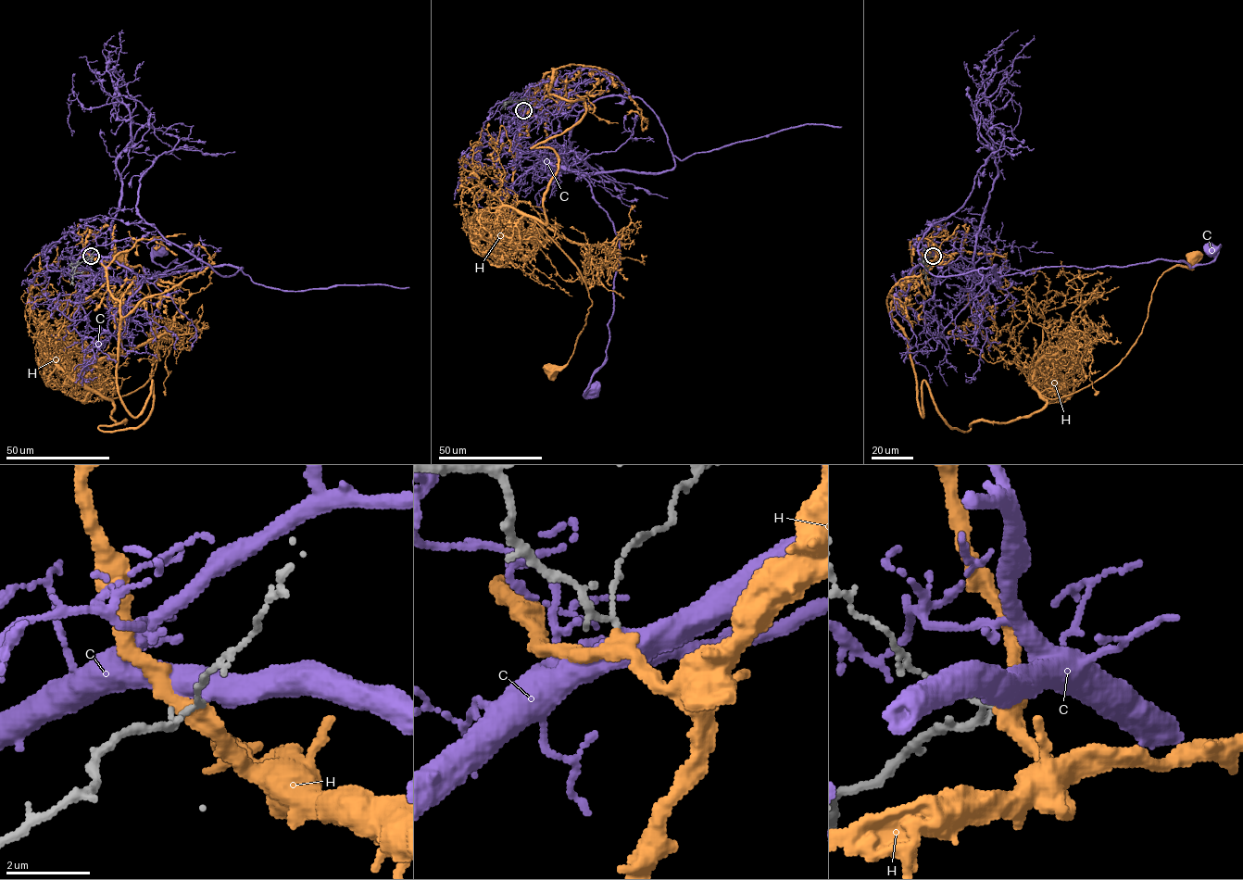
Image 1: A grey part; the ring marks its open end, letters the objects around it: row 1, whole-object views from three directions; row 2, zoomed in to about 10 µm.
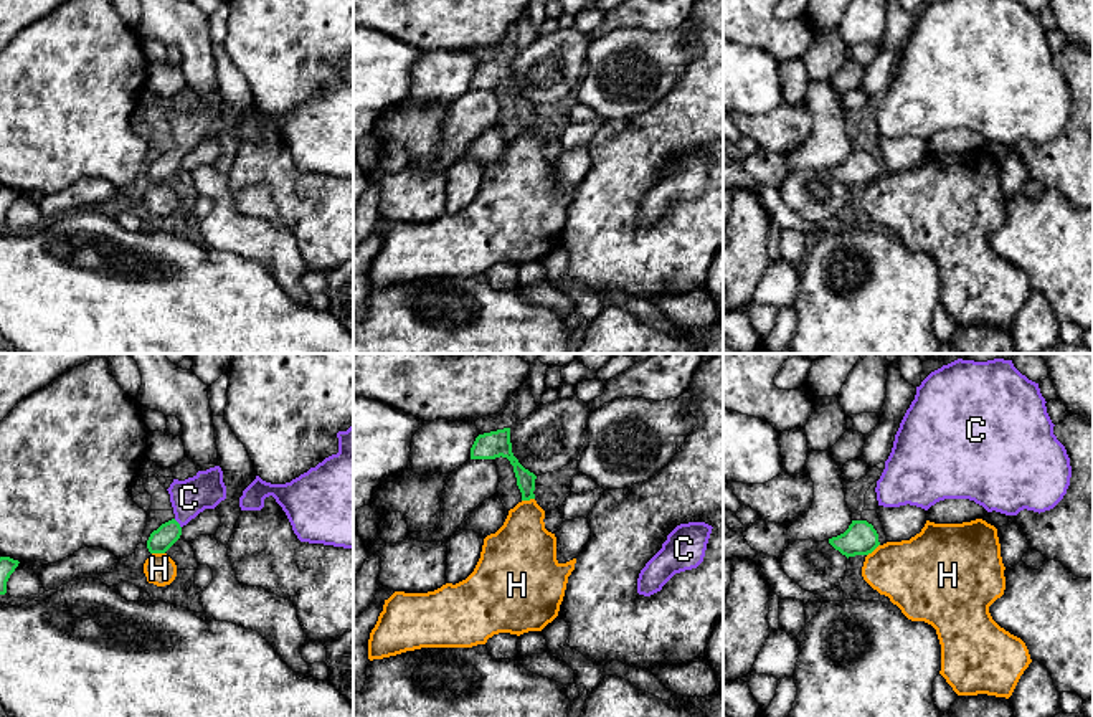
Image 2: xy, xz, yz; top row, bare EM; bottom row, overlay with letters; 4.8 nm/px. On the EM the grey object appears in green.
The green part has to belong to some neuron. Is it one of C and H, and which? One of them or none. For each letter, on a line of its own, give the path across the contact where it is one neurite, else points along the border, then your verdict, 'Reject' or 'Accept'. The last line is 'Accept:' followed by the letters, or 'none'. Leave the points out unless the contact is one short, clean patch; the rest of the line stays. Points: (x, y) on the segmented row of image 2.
C: Path across: xy (167, 534), (179, 524), (189, 498). Accept
H: Boundary: xy (152, 552), (164, 554). Reject
Accept: C

